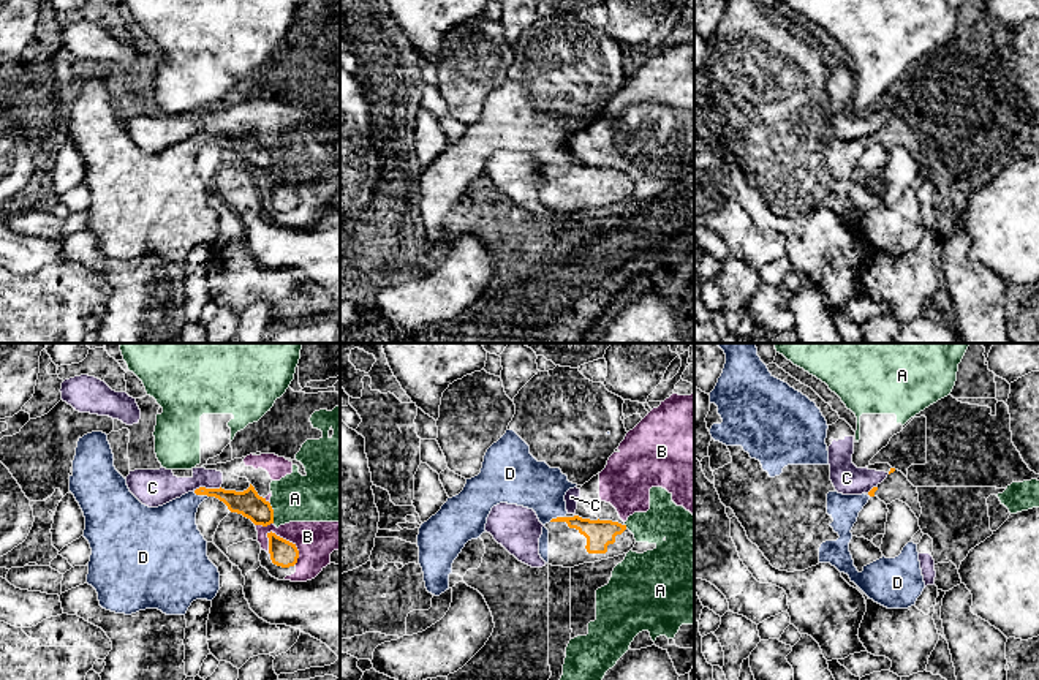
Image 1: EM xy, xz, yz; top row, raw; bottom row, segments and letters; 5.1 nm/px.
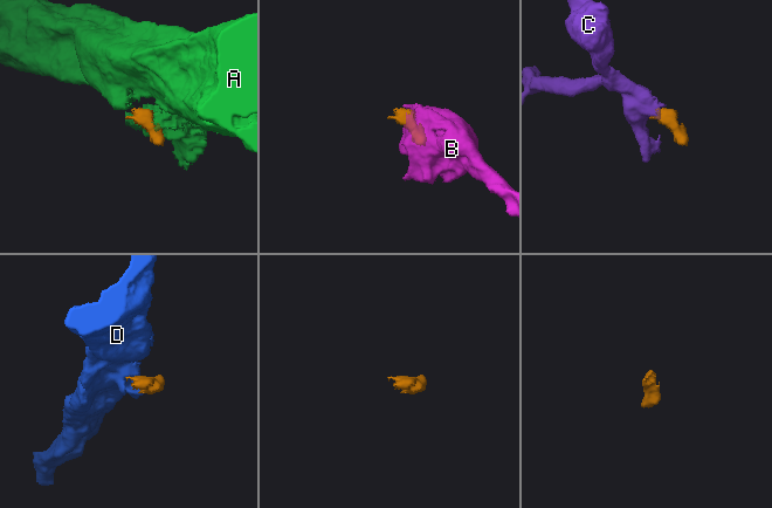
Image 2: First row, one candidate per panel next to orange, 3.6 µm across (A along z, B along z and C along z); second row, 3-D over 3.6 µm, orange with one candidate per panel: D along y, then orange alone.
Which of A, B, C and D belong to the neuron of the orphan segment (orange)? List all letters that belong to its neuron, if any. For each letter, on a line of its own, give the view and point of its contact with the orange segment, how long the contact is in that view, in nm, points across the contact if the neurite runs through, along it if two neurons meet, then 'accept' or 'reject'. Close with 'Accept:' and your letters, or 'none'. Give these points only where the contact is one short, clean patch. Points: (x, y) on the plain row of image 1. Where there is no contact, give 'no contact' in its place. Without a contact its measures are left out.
A: meets orange in xy at (272, 158); contact 110 nm long; border along xy (269, 149), (274, 168); reject
B: meets orange in xy at (288, 187); contact 220 nm long; accept
C: meets orange in xy at (207, 135); contact 140 nm long; runs through xy (249, 149), (207, 135), (158, 133); accept
D: meets orange in xz at (557, 163); contact 80 nm long; border along xz (563, 162), (549, 166); reject
Accept: B, C

